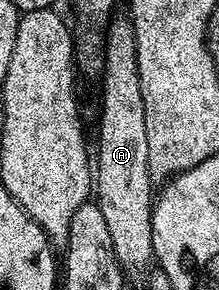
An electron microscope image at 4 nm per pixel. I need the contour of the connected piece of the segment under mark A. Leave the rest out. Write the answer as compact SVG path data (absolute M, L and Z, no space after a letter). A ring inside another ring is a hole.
M114 16L108 22L105 31L105 56L103 58L103 78L105 82L101 85L101 122L97 125L97 153L95 149L95 204L99 211L103 211L103 219L107 223L107 231L111 235L111 247L117 256L117 262L121 265L122 274L141 273L148 274L154 264L153 255L153 206L155 204L155 182L149 177L147 167L147 123L145 122L145 112L143 111L143 95L139 87L139 63L137 62L137 44L135 43L135 27L128 16Z

